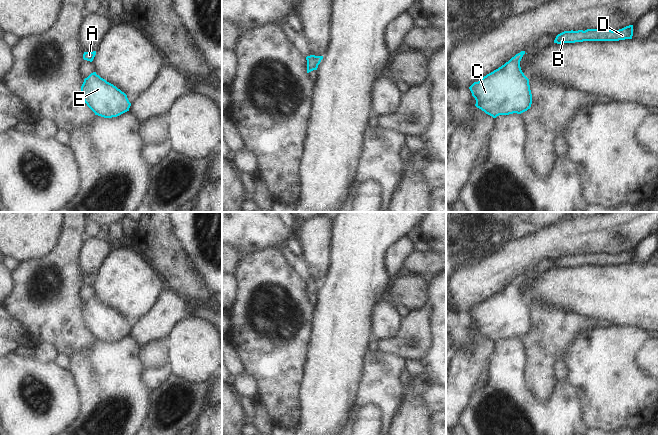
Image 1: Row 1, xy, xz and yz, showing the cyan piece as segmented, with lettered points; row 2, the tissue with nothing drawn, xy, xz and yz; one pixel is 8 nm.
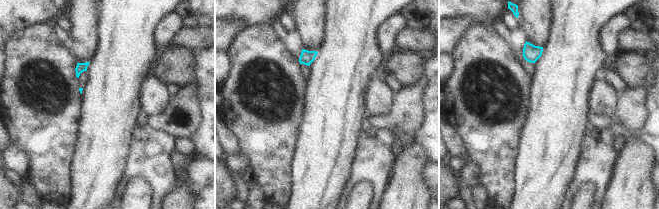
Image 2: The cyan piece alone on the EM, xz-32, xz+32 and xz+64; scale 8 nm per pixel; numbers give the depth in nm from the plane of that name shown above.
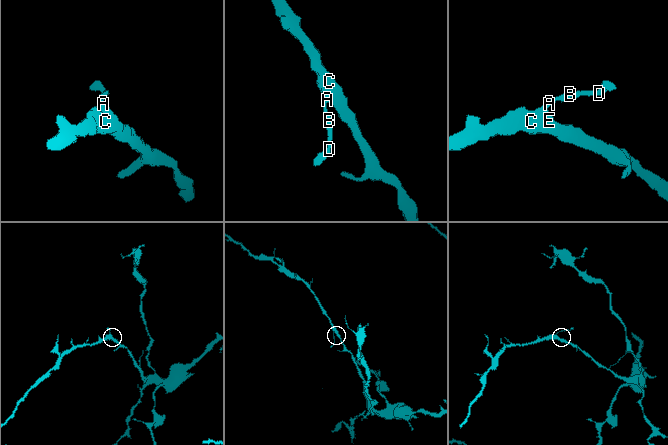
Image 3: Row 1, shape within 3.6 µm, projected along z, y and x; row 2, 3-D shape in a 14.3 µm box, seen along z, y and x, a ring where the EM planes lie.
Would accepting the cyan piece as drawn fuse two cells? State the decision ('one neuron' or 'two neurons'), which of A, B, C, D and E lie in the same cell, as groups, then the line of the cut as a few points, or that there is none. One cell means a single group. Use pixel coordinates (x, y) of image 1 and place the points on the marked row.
one neuron; A B C D E; no cut

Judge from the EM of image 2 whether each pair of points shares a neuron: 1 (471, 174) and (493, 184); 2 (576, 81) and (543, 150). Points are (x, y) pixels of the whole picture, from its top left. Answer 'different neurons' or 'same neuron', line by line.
1: different neurons
2: same neuron

